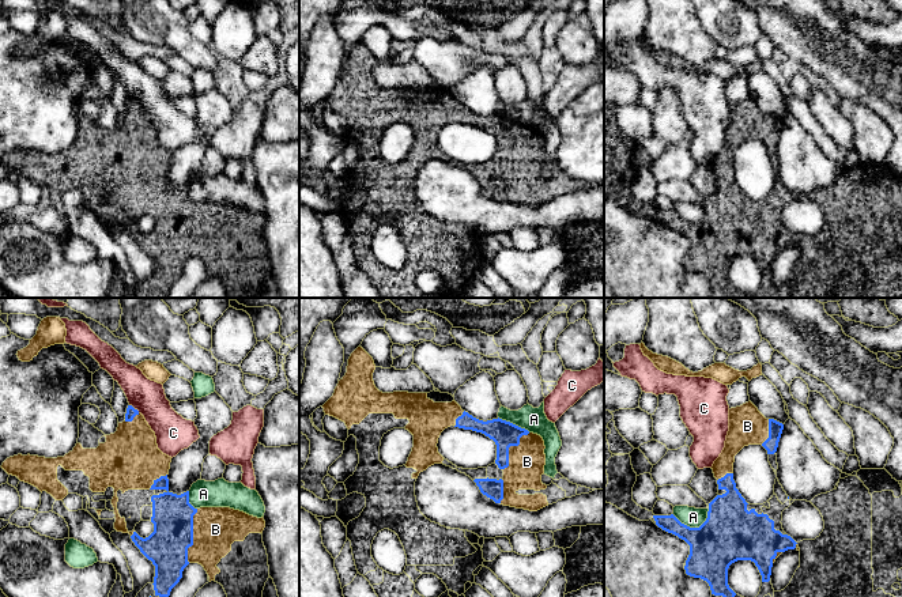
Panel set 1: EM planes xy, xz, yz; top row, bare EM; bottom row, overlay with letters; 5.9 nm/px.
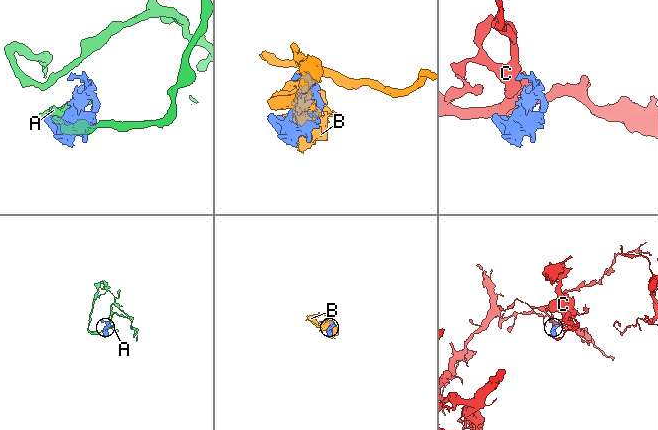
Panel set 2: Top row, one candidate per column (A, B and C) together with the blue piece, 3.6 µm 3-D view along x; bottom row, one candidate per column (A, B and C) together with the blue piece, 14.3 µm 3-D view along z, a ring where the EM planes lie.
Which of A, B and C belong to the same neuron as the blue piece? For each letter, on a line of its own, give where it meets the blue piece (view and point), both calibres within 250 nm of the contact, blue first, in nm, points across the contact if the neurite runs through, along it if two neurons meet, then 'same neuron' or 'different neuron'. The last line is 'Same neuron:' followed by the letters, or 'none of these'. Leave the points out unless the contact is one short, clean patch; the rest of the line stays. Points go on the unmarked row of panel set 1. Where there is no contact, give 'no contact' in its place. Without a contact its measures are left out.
A: meets blue in yz at (694, 223); 320 nm thick on the blue side, 120 nm on the other; different neuron
B: meets blue in xy at (192, 231); 240 nm thick on the blue side, 260 nm on the other; same neuron
C: meets blue in xy at (134, 104); 60 nm thick on the blue side, 200 nm on the other; different neuron
Same neuron: B

